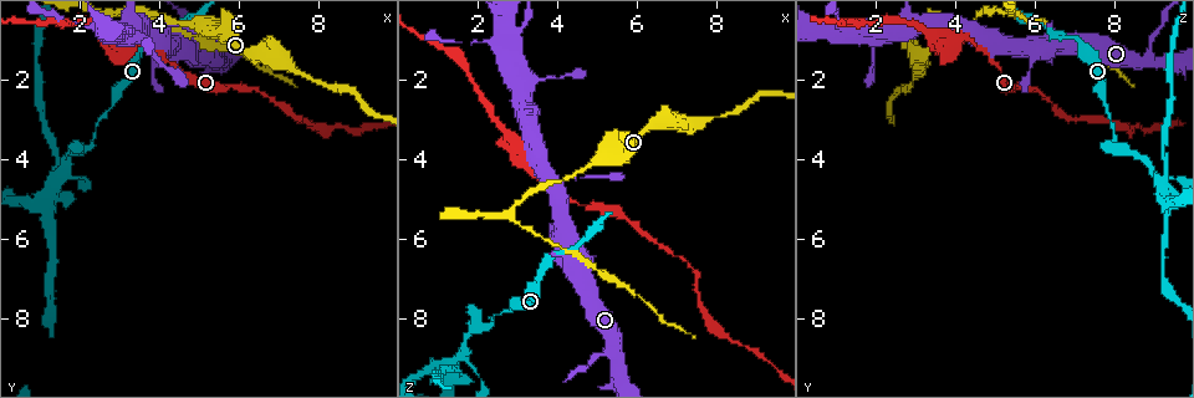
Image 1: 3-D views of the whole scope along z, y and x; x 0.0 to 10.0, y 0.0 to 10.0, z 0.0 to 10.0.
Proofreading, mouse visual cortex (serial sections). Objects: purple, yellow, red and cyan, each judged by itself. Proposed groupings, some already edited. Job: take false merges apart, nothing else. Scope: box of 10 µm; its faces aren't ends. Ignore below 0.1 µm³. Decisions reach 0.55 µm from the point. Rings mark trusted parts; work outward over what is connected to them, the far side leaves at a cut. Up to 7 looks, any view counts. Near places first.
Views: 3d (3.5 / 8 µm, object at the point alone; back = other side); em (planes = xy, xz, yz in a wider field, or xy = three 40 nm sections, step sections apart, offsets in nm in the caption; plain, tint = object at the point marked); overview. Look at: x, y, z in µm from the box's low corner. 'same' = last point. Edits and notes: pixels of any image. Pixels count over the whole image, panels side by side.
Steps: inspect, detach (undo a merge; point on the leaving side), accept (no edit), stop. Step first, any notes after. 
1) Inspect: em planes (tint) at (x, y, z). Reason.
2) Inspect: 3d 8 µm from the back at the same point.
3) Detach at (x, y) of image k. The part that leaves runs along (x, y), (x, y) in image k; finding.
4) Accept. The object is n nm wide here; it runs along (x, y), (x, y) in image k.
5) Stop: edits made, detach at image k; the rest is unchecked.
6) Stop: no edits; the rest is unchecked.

Inspect: 3d 3.5 µm at (7.65, 1.85, 3.05). Calibre changes.

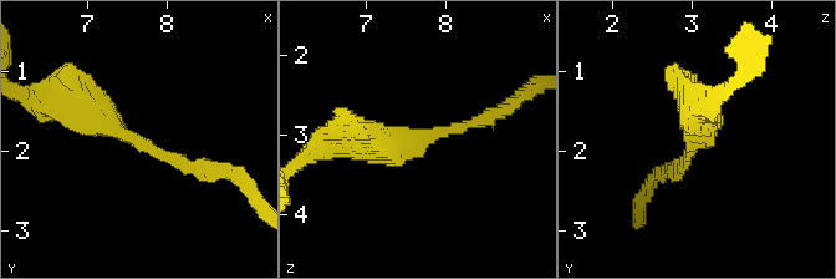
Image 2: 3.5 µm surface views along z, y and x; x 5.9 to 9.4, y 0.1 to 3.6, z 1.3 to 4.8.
Inspect: em xy step 1 (tint) at (7.65, 1.90, 3.05). The arms are 150, 400 nm wide; need the tissue.

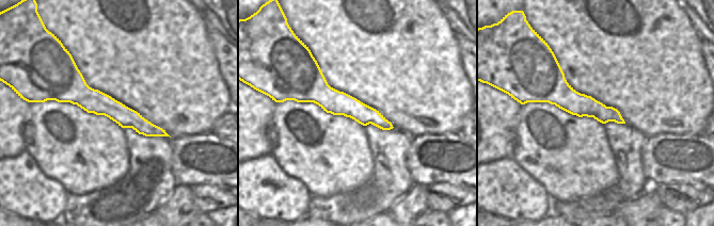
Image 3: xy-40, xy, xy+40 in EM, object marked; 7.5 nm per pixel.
Accept. It runs along (50, 97), (82, 95), (162, 133) in image 3; one cell here.

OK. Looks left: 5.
Inspect: 3d 3.5 µm from the back at (2.80, 2.65, 7.75). Calibre changes.

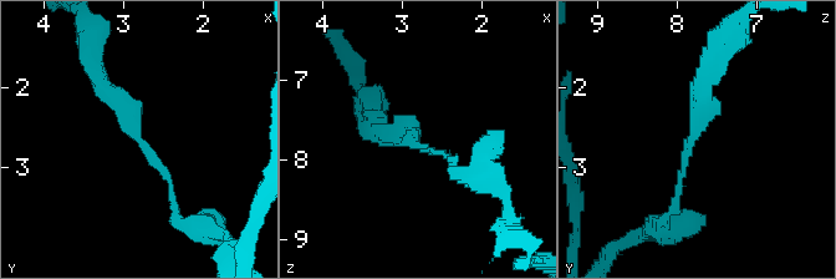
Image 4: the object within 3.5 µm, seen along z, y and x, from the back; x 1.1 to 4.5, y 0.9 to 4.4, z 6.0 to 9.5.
Inspect: em xy step 1 (tint) at (2.85, 2.65, 7.85). The arms are 100, 250 nm wide; now the EM.

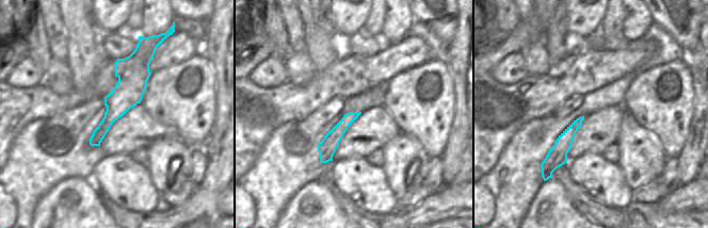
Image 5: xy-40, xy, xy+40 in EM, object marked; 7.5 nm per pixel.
Accept. It runs along (142, 52), (129, 91), (93, 143) in image 5; one cell here.

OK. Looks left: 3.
Inspect: 3d 3.5 µm at (1.45, 4.45, 9.00). Four arms meet.

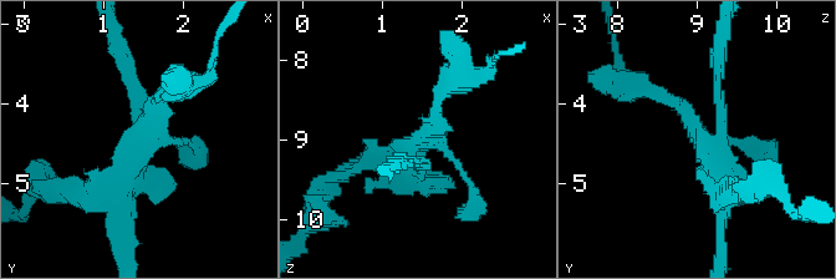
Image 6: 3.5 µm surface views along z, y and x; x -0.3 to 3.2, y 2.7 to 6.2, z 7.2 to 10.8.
Inspect: em xy step 5 (tint) at (1.40, 4.45, 9.05).

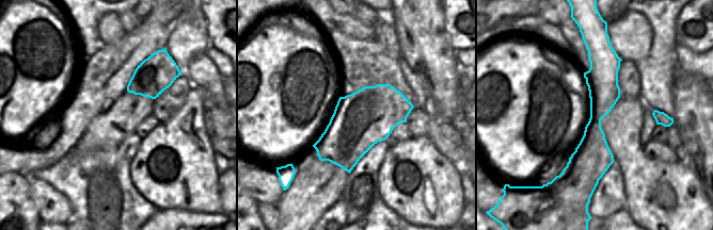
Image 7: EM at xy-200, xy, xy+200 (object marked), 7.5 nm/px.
Inspect: em xy step 1 (tint) at the same point. Cut it another way.

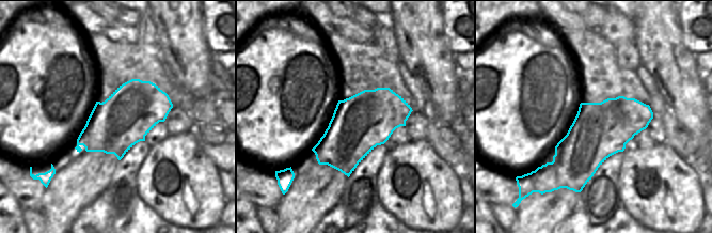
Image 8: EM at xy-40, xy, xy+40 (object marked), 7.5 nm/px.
Detach at (117, 254) of image 6. The part that leaves runs along (125, 184), (121, 188), (121, 260) in image 6; a second cell is stuck on.

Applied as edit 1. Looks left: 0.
Stop: edits made, detach at image 6; the rest is unchecked.

